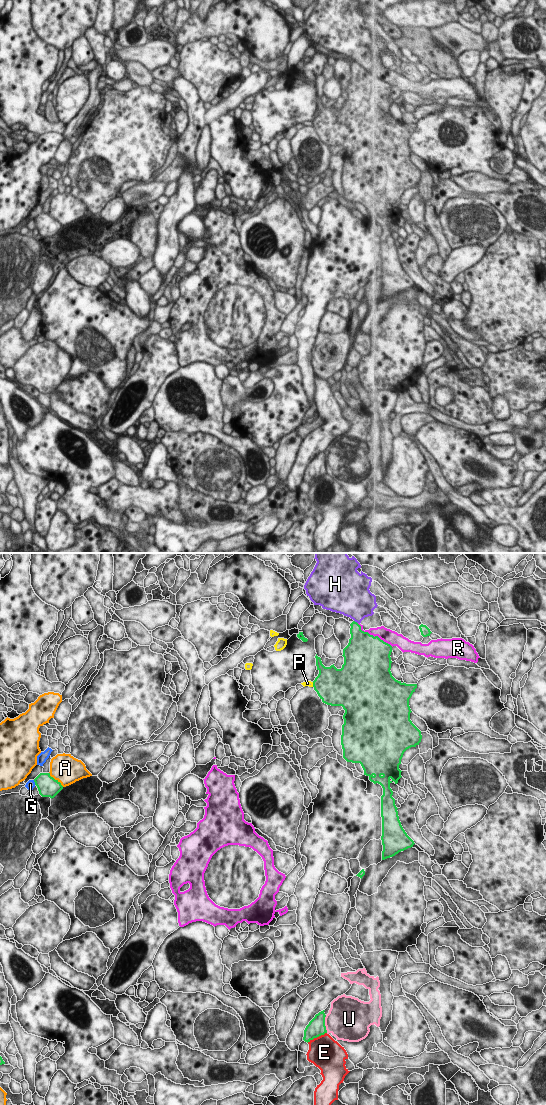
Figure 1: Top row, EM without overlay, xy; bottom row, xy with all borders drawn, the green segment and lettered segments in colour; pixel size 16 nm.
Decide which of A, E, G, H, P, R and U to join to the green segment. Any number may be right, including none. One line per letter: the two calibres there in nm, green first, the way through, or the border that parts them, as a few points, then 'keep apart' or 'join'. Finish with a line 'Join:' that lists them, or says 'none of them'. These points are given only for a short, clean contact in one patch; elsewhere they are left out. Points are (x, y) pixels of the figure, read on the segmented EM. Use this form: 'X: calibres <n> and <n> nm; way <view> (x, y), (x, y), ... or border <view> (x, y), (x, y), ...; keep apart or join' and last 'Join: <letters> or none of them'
A: calibres 320 and 460 nm; keep apart
E: calibres 280 and 480 nm; keep apart
G: calibres 320 and 140 nm; border xy (33, 780), (35, 784); keep apart
H: calibres 260 and 400 nm; border xy (354, 620), (357, 623); keep apart
P: calibres 460 and 100 nm; border xy (312, 682), (313, 686); keep apart
R: calibres 500 and 220 nm; keep apart
U: calibres 280 and 460 nm; keep apart
Join: none of them

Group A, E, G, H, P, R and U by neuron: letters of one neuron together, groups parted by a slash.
A / E / G / H R / P / U

